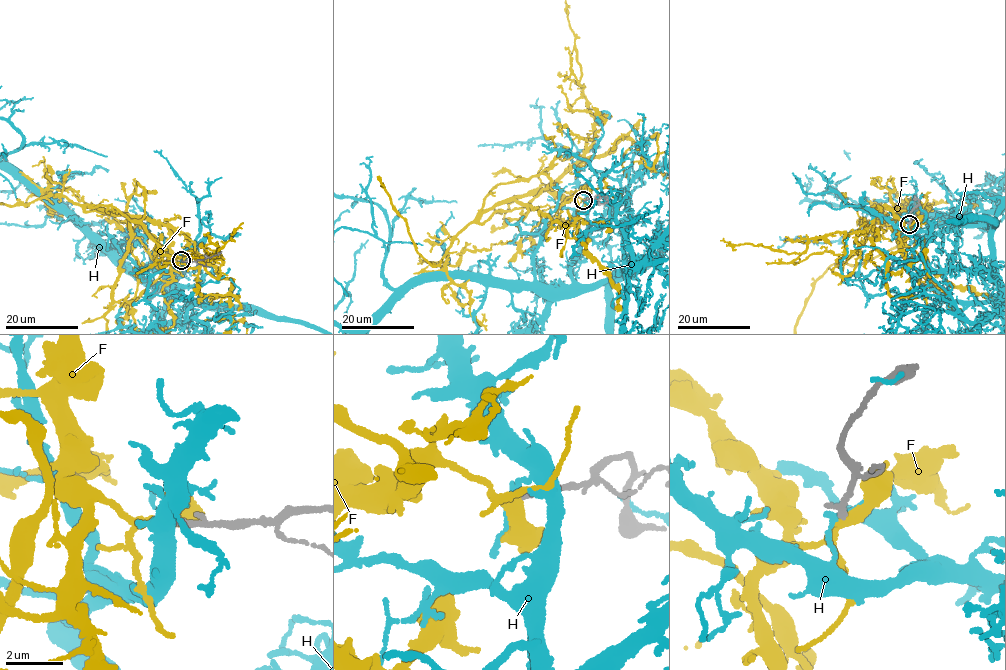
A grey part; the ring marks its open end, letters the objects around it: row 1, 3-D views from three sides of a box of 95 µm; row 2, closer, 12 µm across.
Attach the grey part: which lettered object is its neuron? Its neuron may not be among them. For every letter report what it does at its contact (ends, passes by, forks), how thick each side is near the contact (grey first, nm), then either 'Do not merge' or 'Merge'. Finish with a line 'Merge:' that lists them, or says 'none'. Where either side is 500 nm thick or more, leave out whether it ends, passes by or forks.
F: It passes by. Thickness 240 nm (grey) against 400 nm. Do not merge
H: It passes by. Thickness 240 nm (grey) against 160 nm. Do not merge
Merge: none

